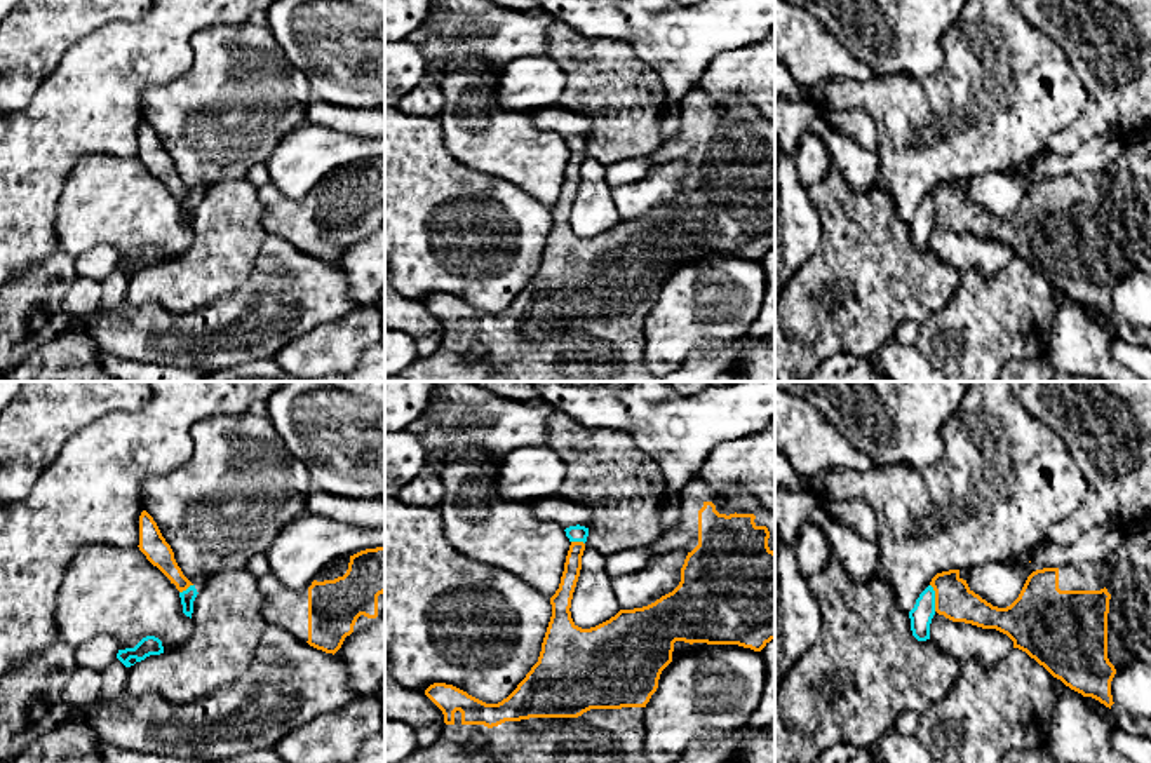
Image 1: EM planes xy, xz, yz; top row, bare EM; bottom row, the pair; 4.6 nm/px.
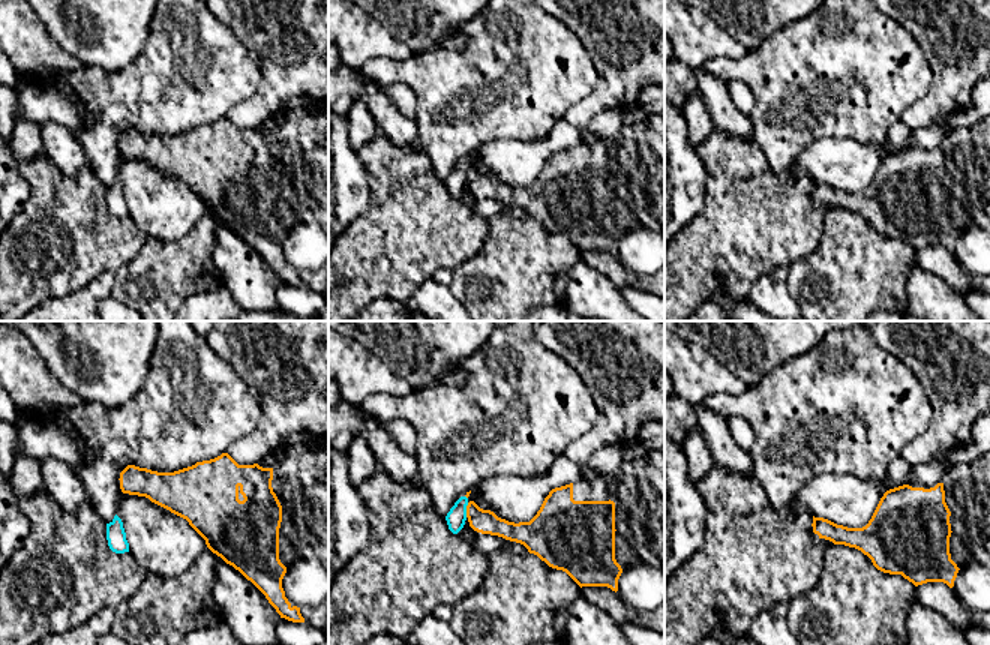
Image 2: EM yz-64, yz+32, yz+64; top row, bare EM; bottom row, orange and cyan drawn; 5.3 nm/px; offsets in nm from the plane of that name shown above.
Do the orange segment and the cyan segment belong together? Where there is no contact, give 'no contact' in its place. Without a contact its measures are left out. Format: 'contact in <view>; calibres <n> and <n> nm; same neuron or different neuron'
contact in yz; calibres 180 and 100 nm; different neuron

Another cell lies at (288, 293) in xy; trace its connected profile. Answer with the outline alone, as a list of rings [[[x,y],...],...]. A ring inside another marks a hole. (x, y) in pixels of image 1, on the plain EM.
[[[266,235],[242,287],[193,314],[127,301],[106,312],[101,282],[80,275],[63,300],[64,314],[84,319],[103,350],[141,362],[193,366],[202,376],[273,359],[287,343],[357,307],[336,265],[277,235]]]

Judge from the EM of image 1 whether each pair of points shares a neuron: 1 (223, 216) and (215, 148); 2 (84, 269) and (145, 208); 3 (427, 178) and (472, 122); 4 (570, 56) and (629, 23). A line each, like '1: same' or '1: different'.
1: different
2: different
3: different
4: different

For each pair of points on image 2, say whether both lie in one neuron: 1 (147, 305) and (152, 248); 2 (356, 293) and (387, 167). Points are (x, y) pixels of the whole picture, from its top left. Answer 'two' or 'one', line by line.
1: one
2: one

